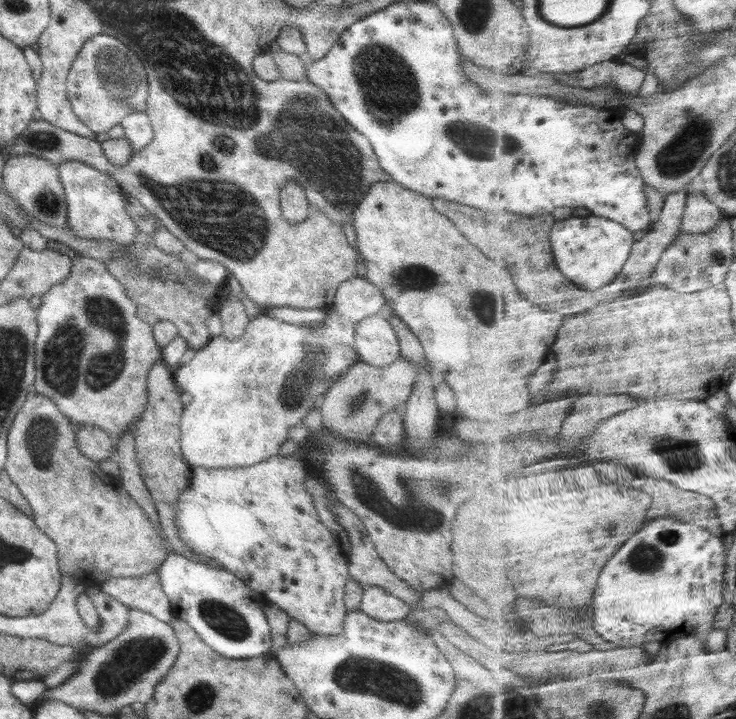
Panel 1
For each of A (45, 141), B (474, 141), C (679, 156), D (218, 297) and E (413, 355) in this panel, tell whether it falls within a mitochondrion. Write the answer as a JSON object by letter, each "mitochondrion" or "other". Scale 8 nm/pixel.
{"A":"mitochondrion","B":"mitochondrion","C":"mitochondrion","D":"other","E":"other"}

